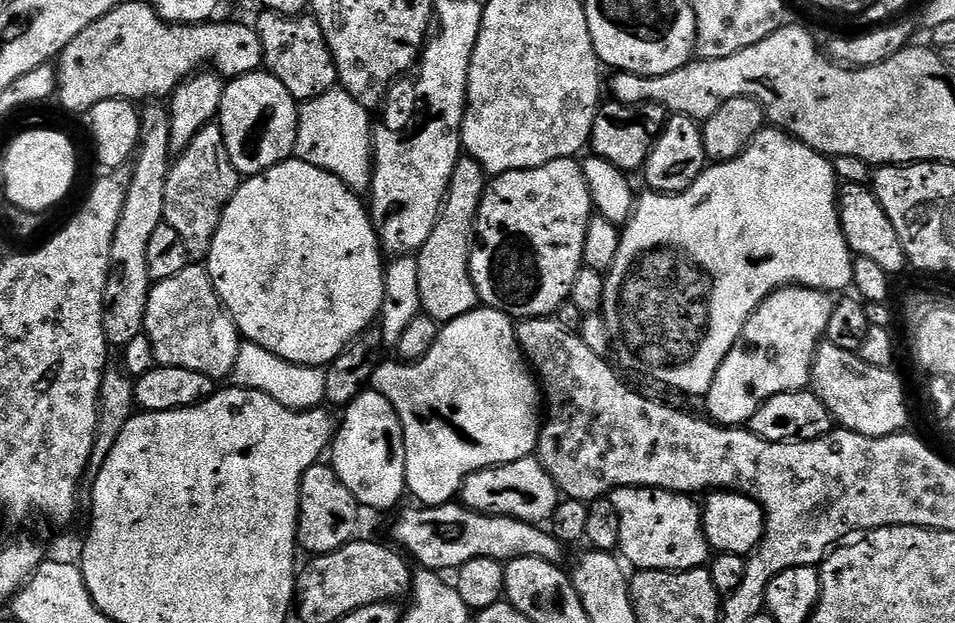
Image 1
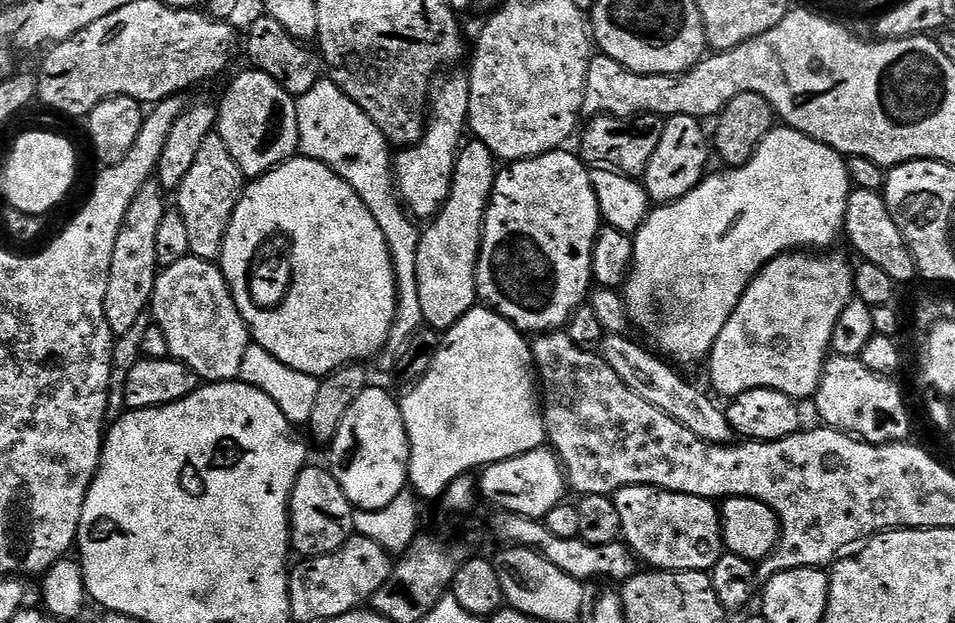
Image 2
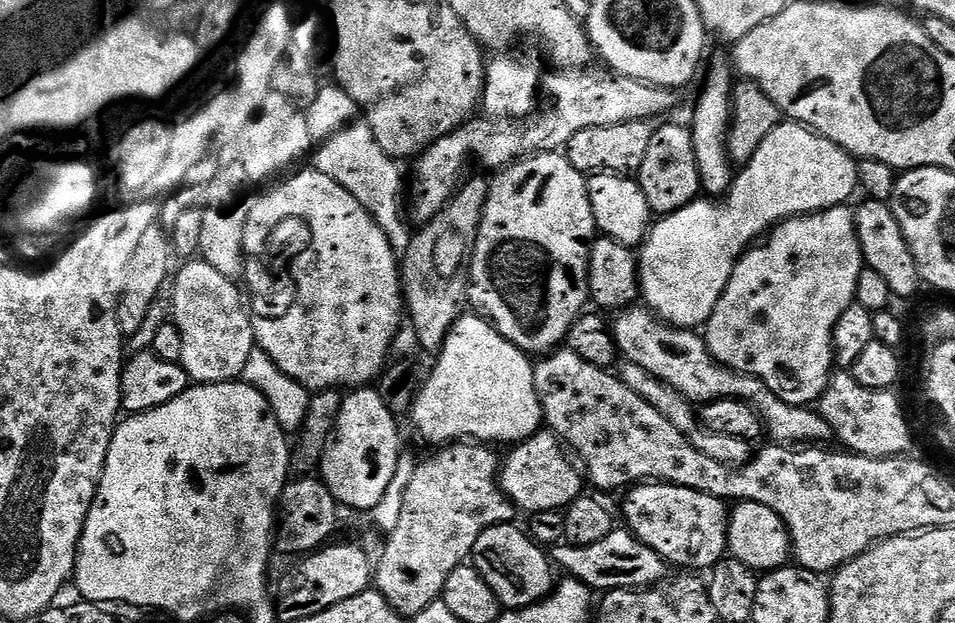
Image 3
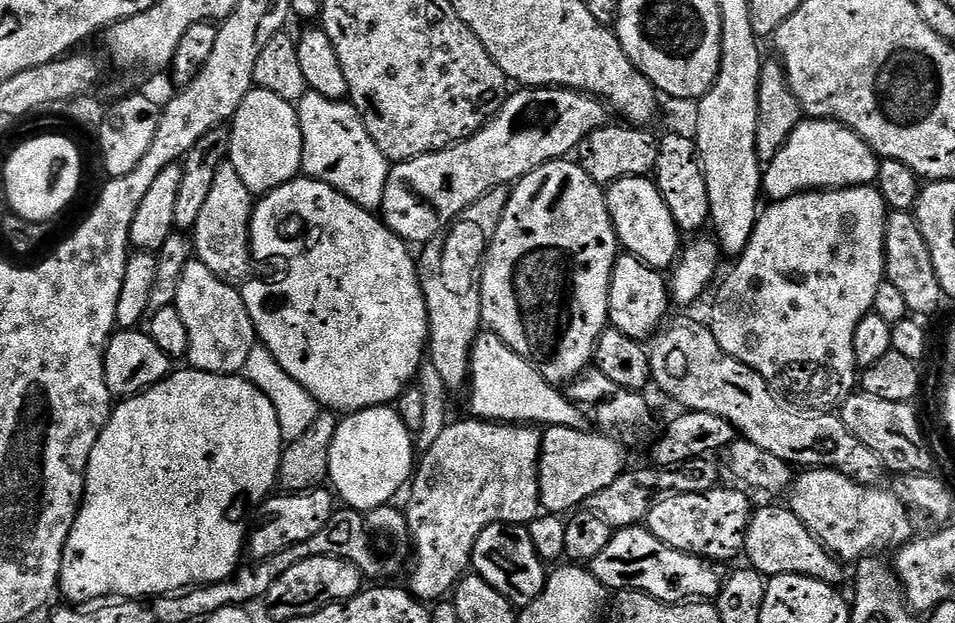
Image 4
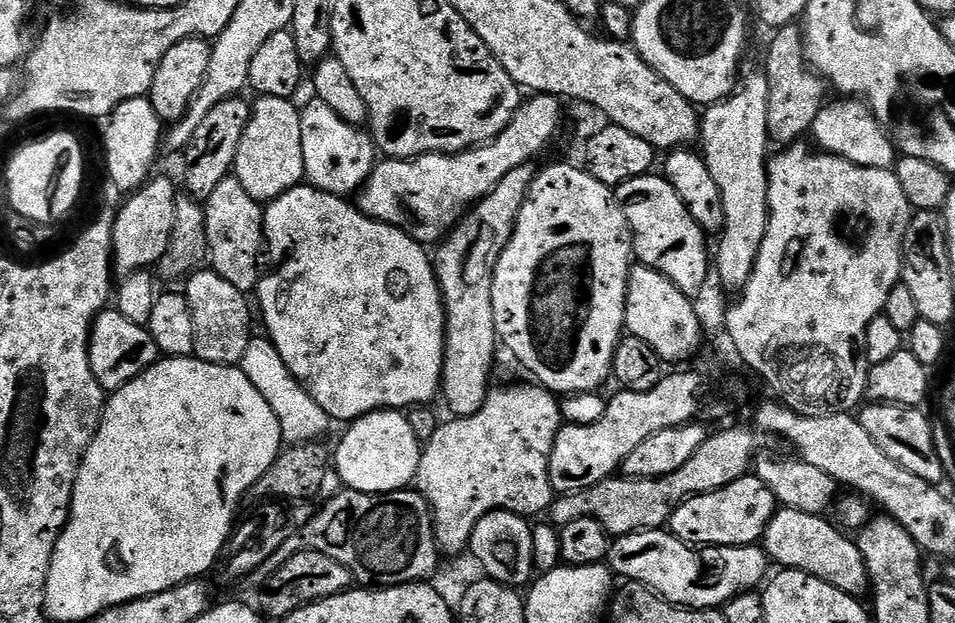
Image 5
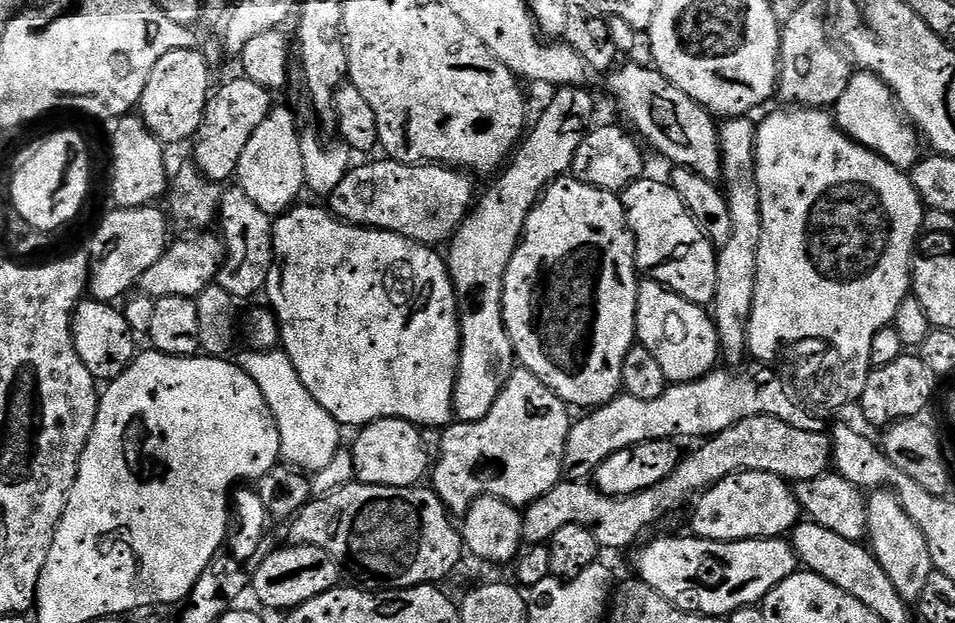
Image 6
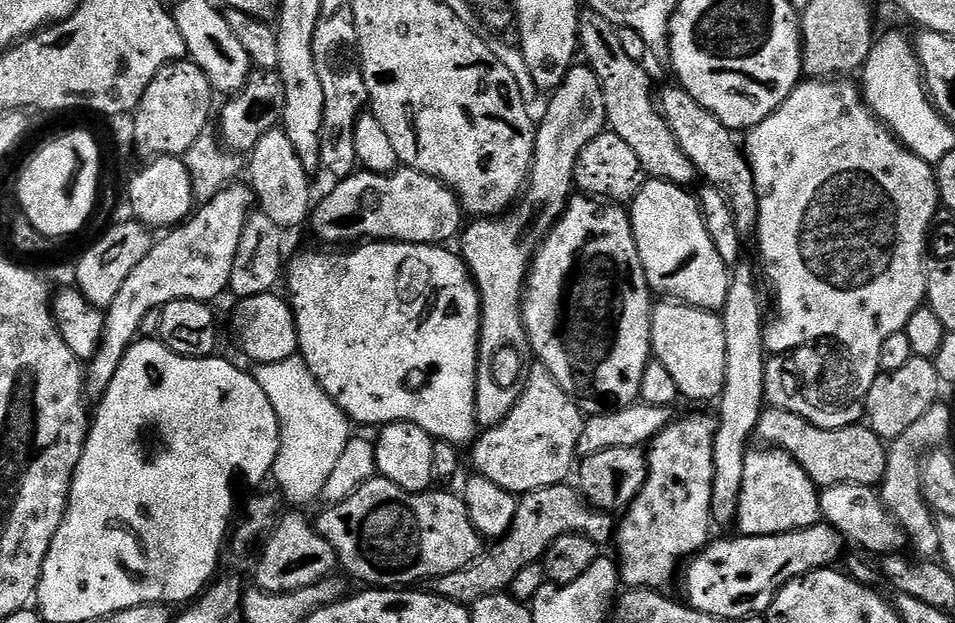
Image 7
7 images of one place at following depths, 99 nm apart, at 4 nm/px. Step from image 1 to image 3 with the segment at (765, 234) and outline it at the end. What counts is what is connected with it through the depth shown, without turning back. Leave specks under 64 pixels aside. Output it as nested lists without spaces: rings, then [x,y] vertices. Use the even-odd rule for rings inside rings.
[[[781,122],[764,139],[742,172],[733,190],[723,198],[697,198],[693,204],[665,215],[660,226],[658,224],[651,229],[650,241],[656,247],[656,261],[652,264],[652,277],[646,280],[646,304],[660,319],[675,328],[696,330],[707,325],[728,283],[736,275],[742,257],[750,246],[755,245],[765,234],[771,233],[778,224],[793,220],[796,216],[811,216],[814,212],[847,205],[856,188],[858,192],[861,187],[857,157],[813,132],[805,124],[795,122]]]

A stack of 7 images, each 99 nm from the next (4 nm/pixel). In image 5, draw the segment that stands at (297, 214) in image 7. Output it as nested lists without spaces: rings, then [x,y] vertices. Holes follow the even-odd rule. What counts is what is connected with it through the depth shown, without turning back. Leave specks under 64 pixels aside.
[[[261,96],[251,105],[251,116],[241,141],[238,143],[234,165],[234,174],[238,178],[238,182],[242,182],[246,194],[250,194],[250,198],[261,202],[271,202],[292,188],[301,187],[304,180],[302,122],[300,121],[300,108],[294,105],[292,100],[283,100],[273,96]]]

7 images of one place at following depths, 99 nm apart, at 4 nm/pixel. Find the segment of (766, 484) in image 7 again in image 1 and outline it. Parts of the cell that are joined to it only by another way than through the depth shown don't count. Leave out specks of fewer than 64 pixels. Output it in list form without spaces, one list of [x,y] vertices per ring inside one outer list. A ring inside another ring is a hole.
[[[615,488],[610,494],[620,523],[619,555],[641,572],[685,572],[709,563],[710,549],[704,533],[704,517],[691,495],[661,488]]]

